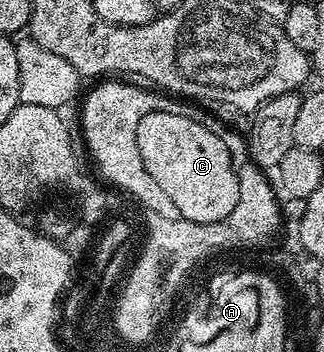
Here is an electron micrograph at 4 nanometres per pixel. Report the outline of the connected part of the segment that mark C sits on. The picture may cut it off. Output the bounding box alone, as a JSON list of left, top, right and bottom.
[139,111,239,223]

